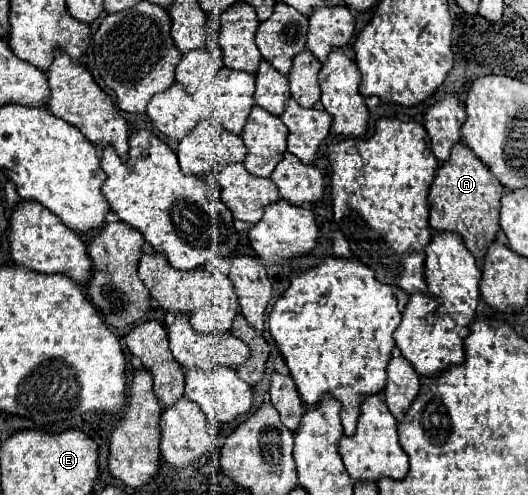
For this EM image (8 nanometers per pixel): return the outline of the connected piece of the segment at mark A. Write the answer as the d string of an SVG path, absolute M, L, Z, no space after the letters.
M457 142L451 148L449 160L441 162L437 168L435 180L429 188L429 226L435 230L451 230L461 234L467 250L477 260L483 260L487 246L491 240L495 240L499 230L499 198L503 190L505 188L475 156L475 152L467 144Z

